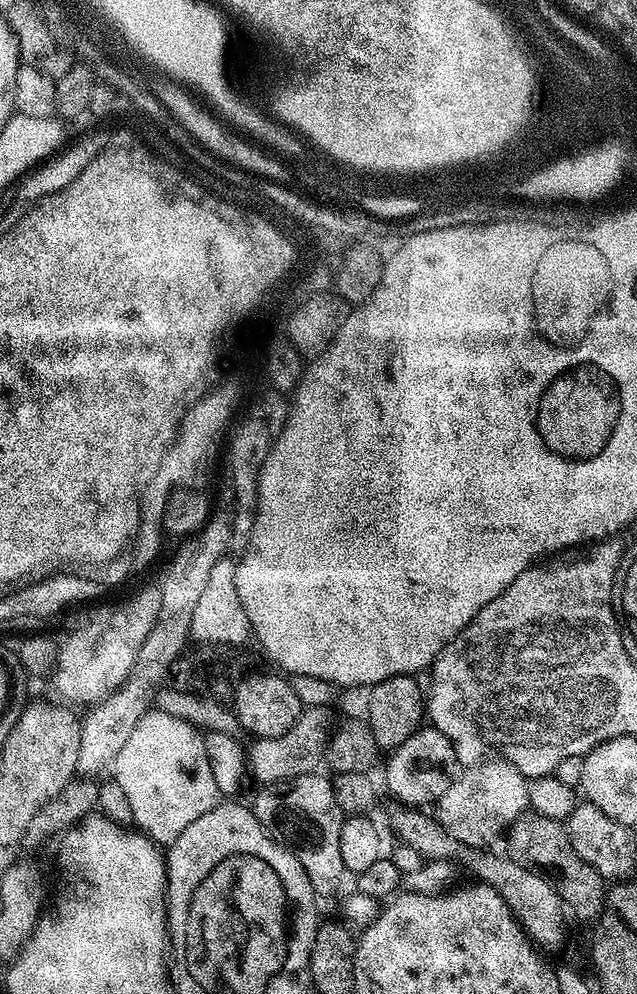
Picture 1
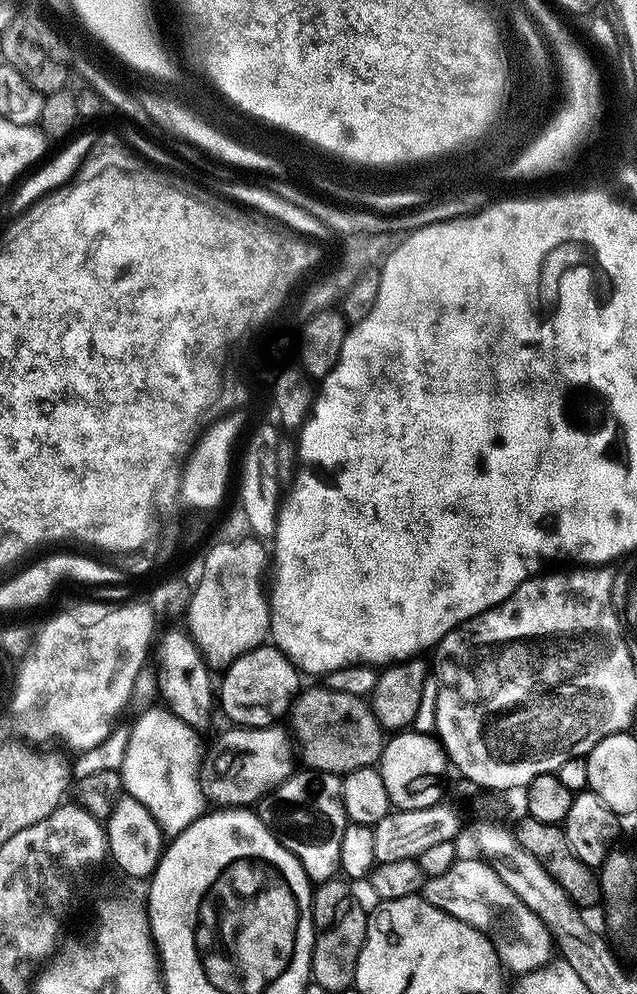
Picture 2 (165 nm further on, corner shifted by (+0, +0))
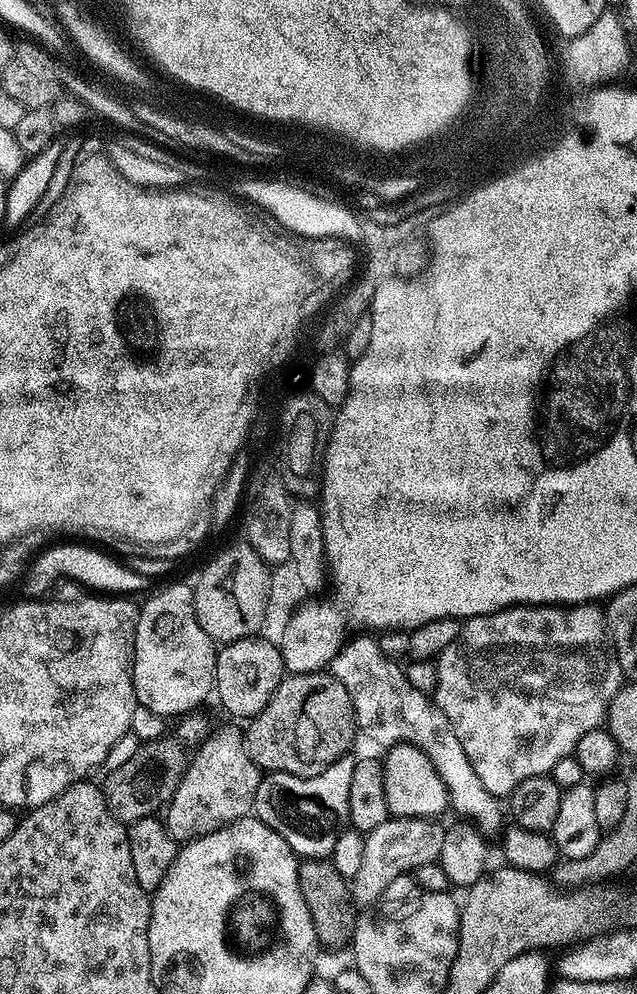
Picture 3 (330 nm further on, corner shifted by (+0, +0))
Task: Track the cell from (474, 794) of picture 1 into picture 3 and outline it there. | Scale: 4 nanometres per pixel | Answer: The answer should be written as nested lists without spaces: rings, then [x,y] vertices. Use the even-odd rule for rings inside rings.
[[[390,816],[378,830],[364,836],[362,863],[358,874],[350,877],[352,899],[357,905],[375,905],[384,892],[384,885],[389,880],[396,880],[405,874],[415,873],[418,866],[426,862],[437,861],[440,856],[440,840],[444,828],[435,819],[410,819],[408,816]]]

